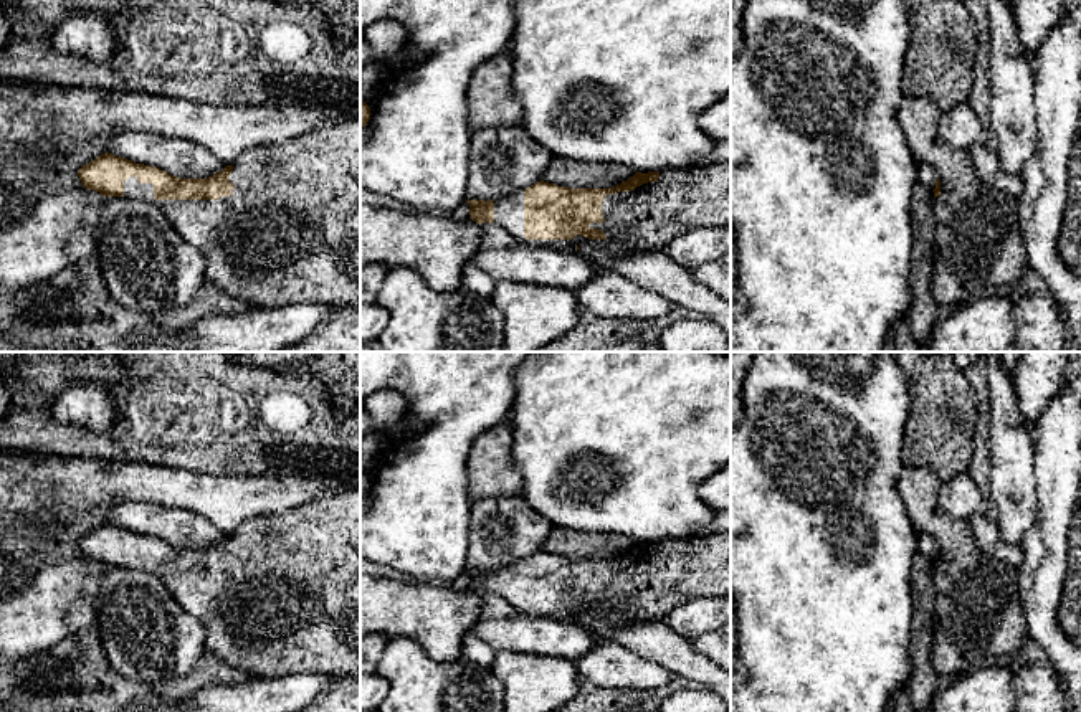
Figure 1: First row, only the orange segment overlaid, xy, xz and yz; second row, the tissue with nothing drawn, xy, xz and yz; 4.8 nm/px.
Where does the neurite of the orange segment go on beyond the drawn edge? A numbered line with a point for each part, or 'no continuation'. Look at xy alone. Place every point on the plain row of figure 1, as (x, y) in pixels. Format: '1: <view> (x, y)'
1: xy (291, 603)

